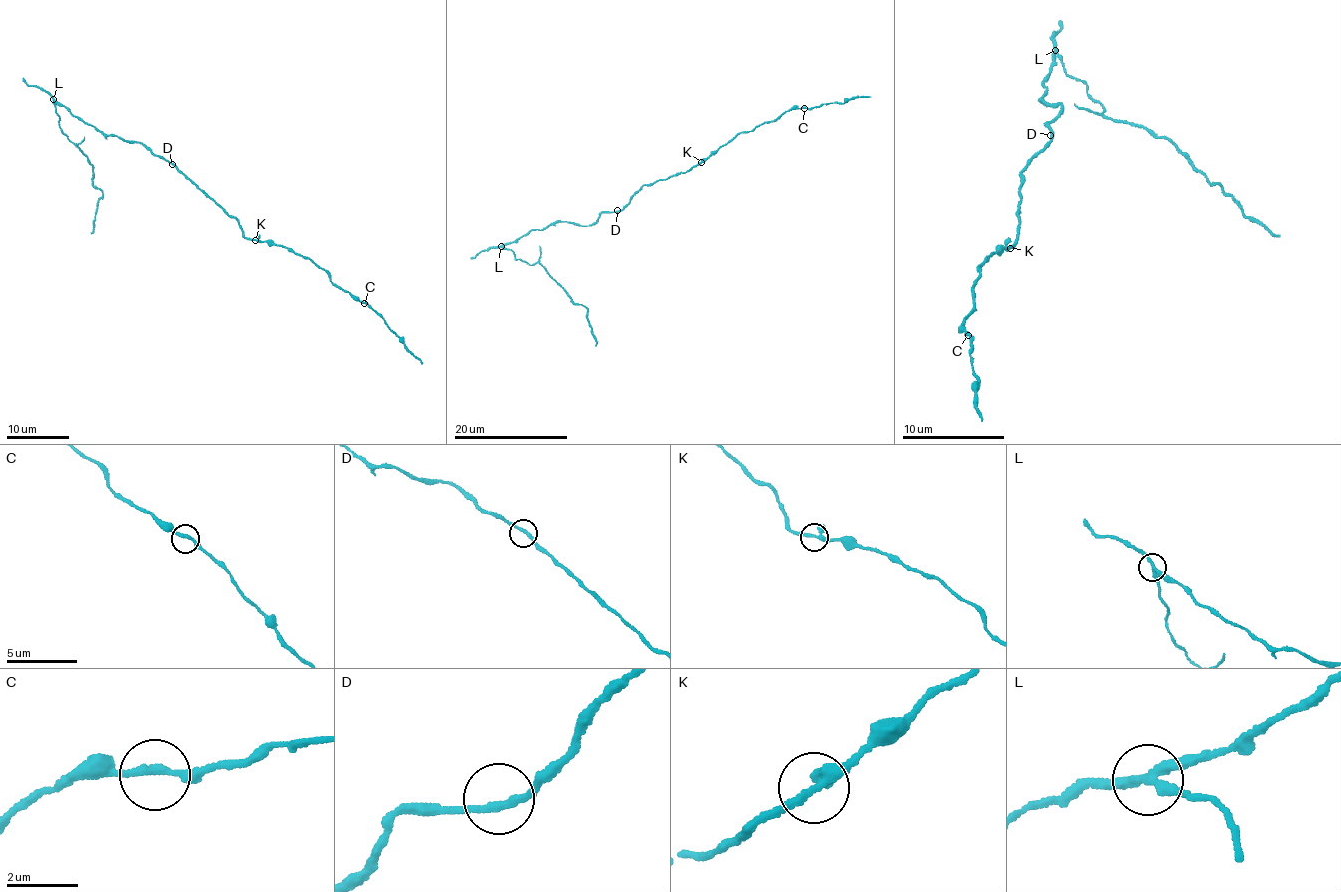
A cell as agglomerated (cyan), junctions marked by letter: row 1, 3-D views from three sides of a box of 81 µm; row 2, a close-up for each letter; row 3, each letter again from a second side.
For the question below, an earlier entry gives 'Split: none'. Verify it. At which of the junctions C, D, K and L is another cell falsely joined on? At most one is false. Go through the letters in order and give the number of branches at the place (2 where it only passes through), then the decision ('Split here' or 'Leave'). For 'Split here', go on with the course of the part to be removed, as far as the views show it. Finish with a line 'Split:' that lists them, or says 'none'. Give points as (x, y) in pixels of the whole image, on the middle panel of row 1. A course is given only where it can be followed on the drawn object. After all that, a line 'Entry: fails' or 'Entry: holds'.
C: Branches: 2. Leave
D: Branches: 2. Leave
K: Branches: 3. Leave
L: Branches: 3. Split here. Course of the part to remove: (501, 246), (513, 252), (514, 258), (529, 264), (537, 262), (571, 301), (586, 307), (595, 346)
Split: L
Entry: fails

